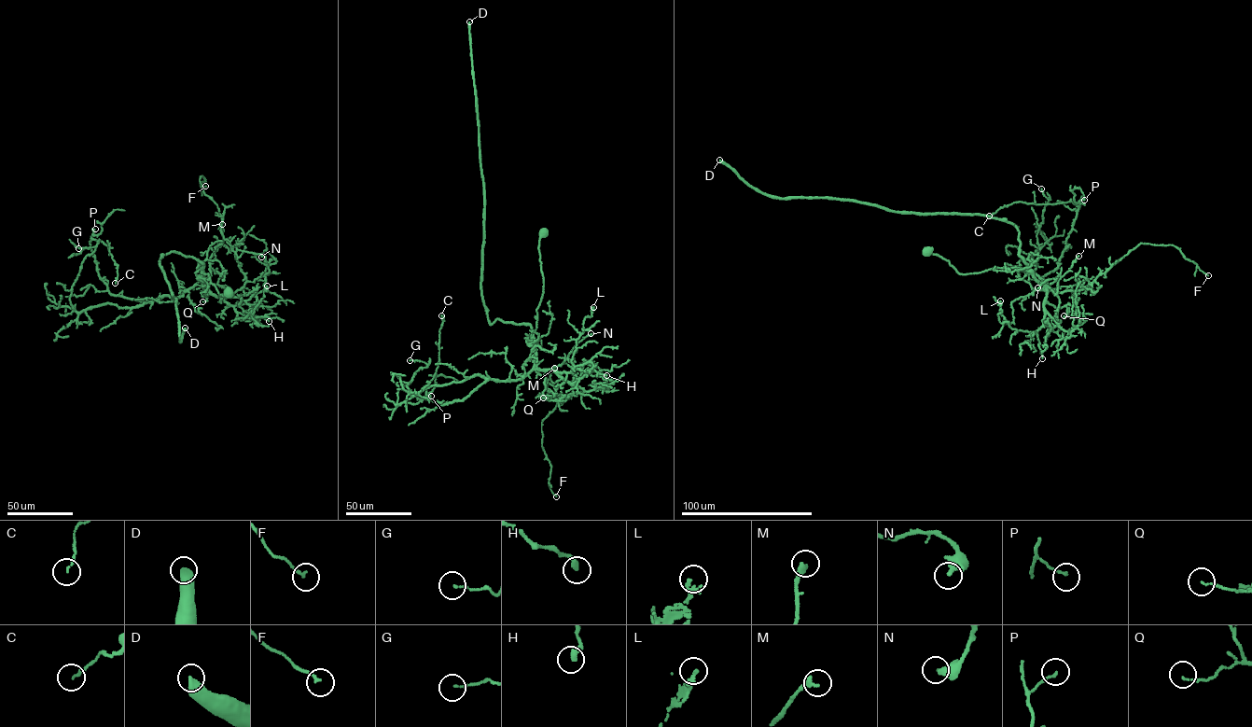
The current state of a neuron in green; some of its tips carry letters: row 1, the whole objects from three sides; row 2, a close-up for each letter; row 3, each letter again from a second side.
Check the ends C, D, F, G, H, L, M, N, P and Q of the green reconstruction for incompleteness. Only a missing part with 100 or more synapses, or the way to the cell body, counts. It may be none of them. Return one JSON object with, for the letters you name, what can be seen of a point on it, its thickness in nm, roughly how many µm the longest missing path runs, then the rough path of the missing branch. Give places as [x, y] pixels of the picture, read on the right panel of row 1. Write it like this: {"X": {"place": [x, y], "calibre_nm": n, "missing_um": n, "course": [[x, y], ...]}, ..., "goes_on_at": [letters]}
{"D": {"place": [719, 160], "calibre_nm": 480, "missing_um": 400}, "goes_on_at": ["D"]}

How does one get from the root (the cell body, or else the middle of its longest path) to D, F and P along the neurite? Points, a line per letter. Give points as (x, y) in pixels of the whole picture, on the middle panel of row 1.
D: (543, 233), (535, 343), (530, 326), (490, 324), (482, 296), (483, 179), (469, 21)
F: (543, 233), (543, 294), (534, 337), (535, 370), (547, 380), (548, 396), (561, 394), (541, 425), (556, 496)
P: (543, 233), (533, 369), (519, 380), (487, 379), (462, 400), (442, 403), (431, 396)

